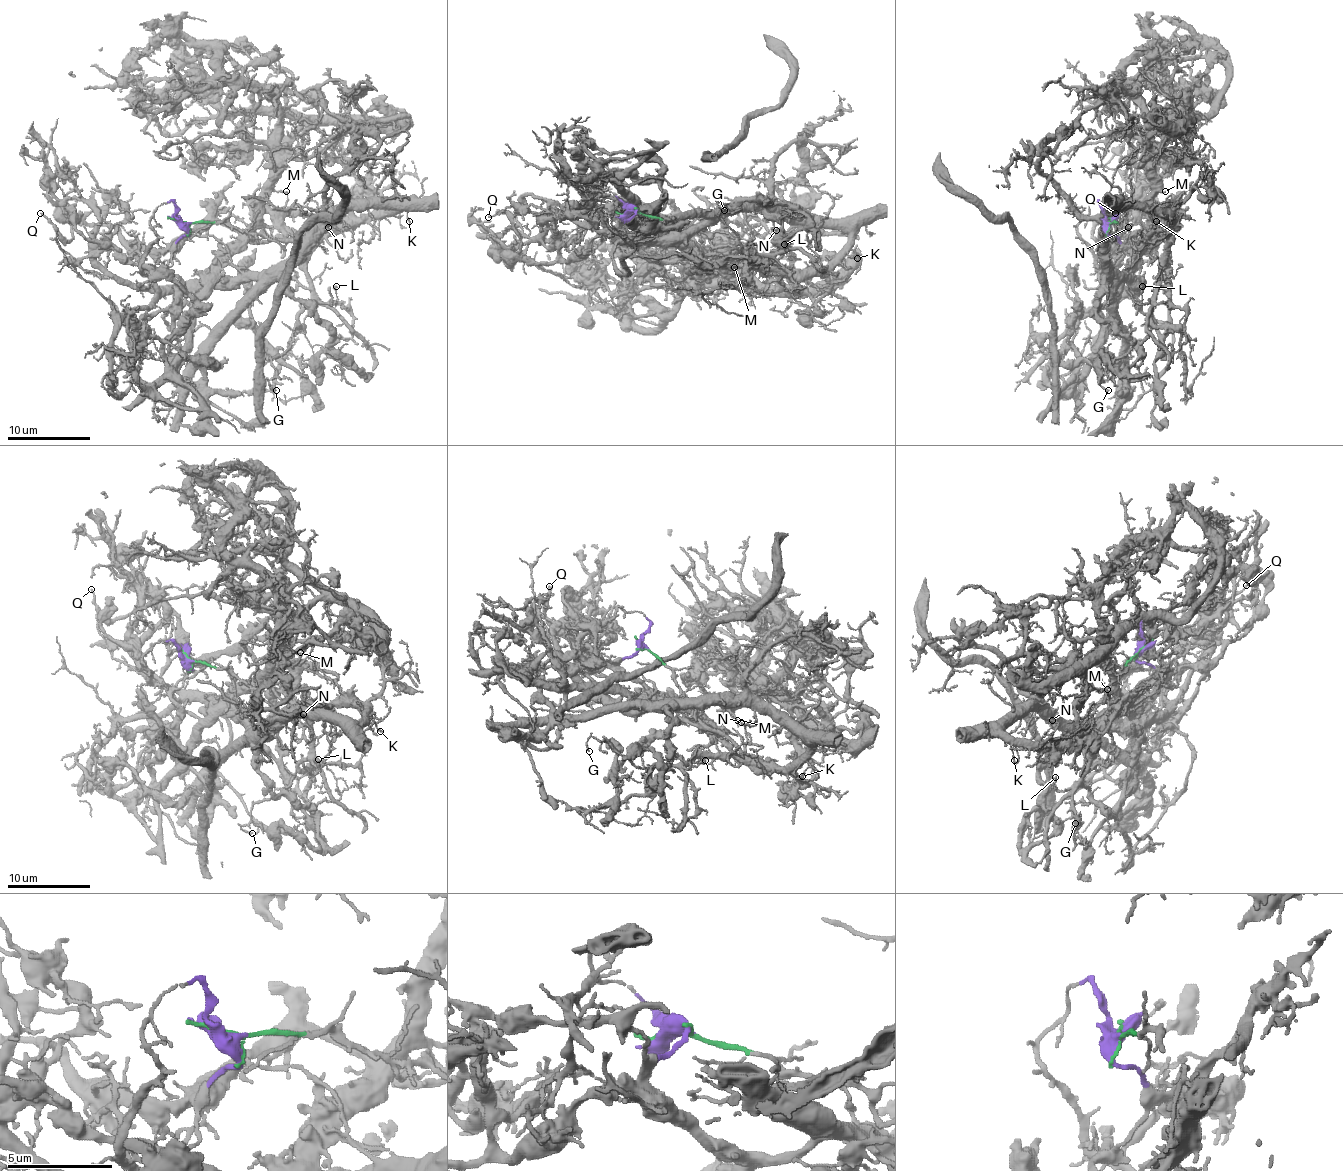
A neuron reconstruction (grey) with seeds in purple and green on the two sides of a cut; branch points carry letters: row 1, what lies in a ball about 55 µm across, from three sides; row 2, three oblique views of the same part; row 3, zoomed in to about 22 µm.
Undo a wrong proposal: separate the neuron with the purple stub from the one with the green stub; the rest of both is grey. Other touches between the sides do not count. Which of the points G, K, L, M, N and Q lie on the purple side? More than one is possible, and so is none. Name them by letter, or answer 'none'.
M, Q

